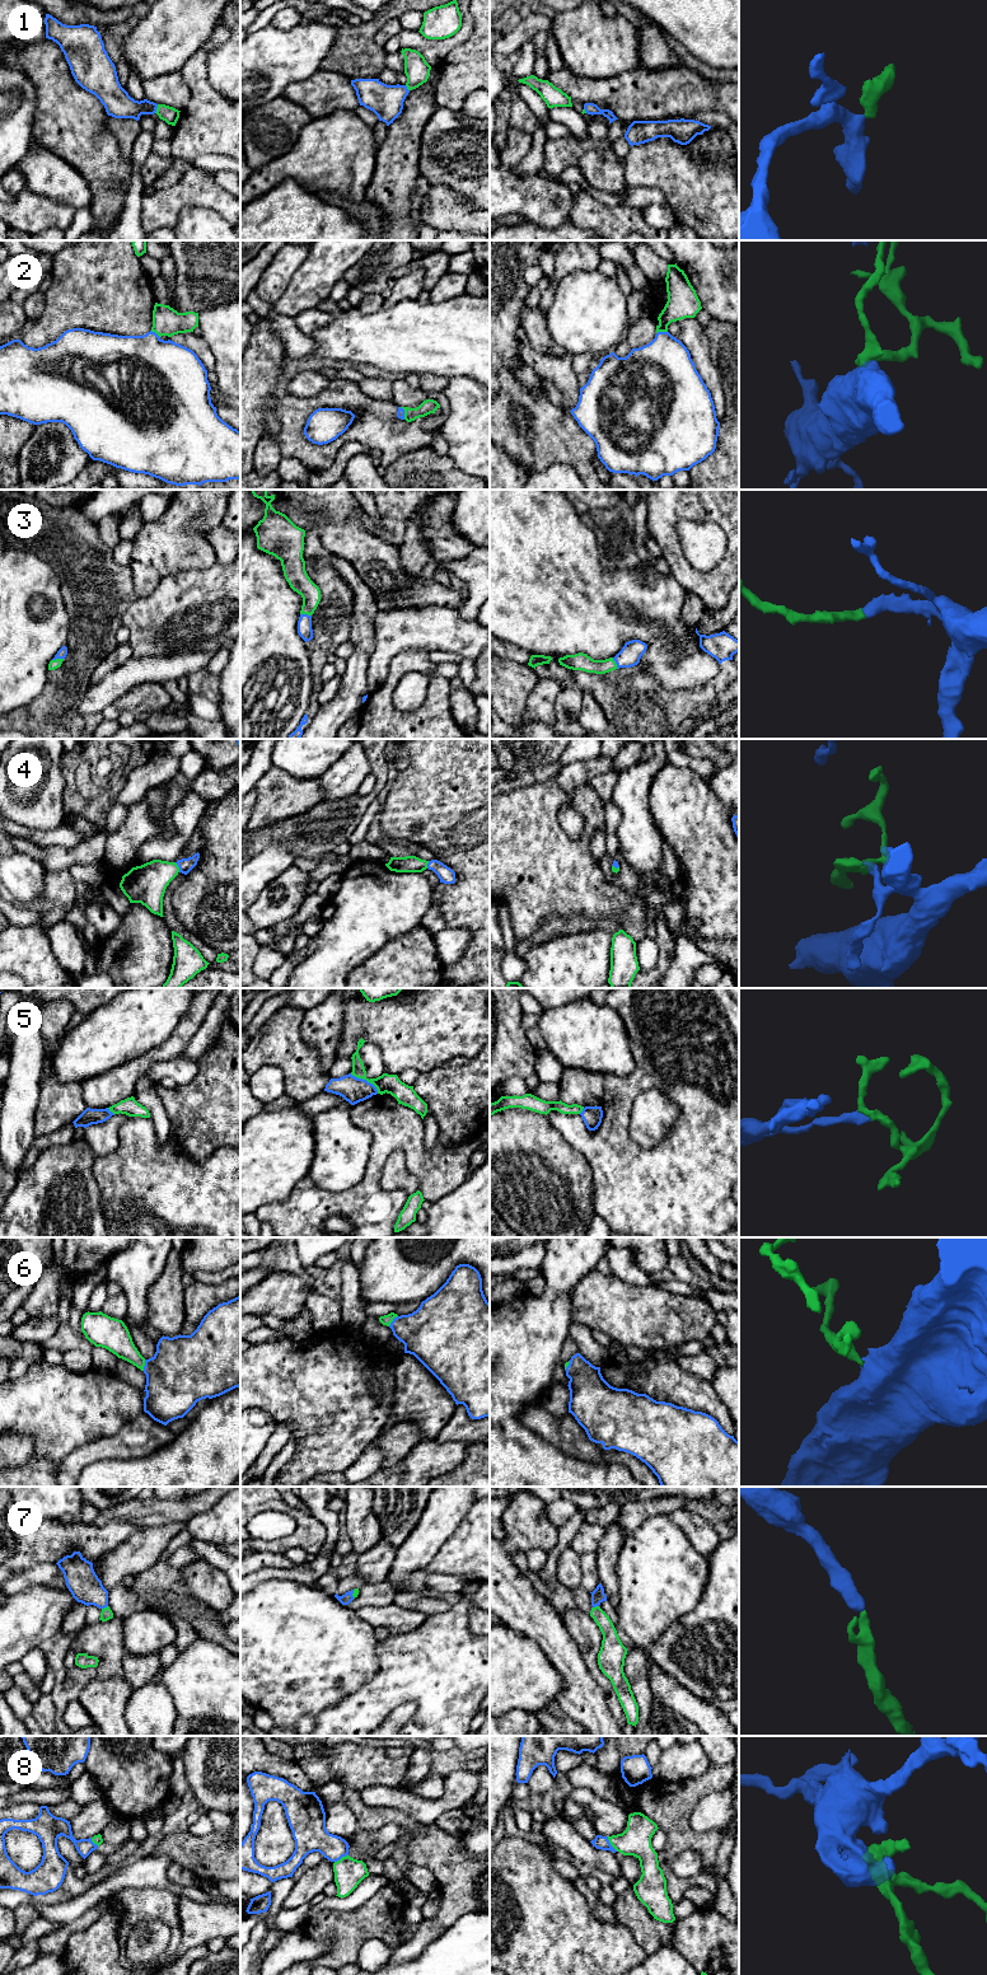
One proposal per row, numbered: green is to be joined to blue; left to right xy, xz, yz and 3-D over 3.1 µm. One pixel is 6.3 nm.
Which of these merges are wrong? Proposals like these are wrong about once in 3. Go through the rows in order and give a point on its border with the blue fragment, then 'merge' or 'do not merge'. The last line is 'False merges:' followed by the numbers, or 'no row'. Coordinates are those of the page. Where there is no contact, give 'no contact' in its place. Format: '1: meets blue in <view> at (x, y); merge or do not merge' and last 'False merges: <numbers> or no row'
1: meets blue in xy at (157, 107); merge
2: meets blue in yz at (662, 332); merge
3: meets blue in xy at (57, 658); merge
4: meets blue in xy at (178, 866); merge
5: meets blue in xz at (365, 1080); do not merge
6: meets blue in xz at (393, 1320); merge
7: meets blue in xy at (104, 1606); merge
8: meets blue in yz at (609, 1844); merge
False merges: 5

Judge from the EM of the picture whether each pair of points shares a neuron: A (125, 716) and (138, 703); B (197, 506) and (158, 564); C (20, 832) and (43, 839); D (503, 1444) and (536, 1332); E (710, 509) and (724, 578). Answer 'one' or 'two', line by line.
A: two
B: one
C: one
D: one
E: one

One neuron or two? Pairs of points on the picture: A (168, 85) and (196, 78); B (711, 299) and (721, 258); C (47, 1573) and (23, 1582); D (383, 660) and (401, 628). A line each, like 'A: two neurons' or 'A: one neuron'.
A: two neurons
B: one neuron
C: one neuron
D: one neuron

